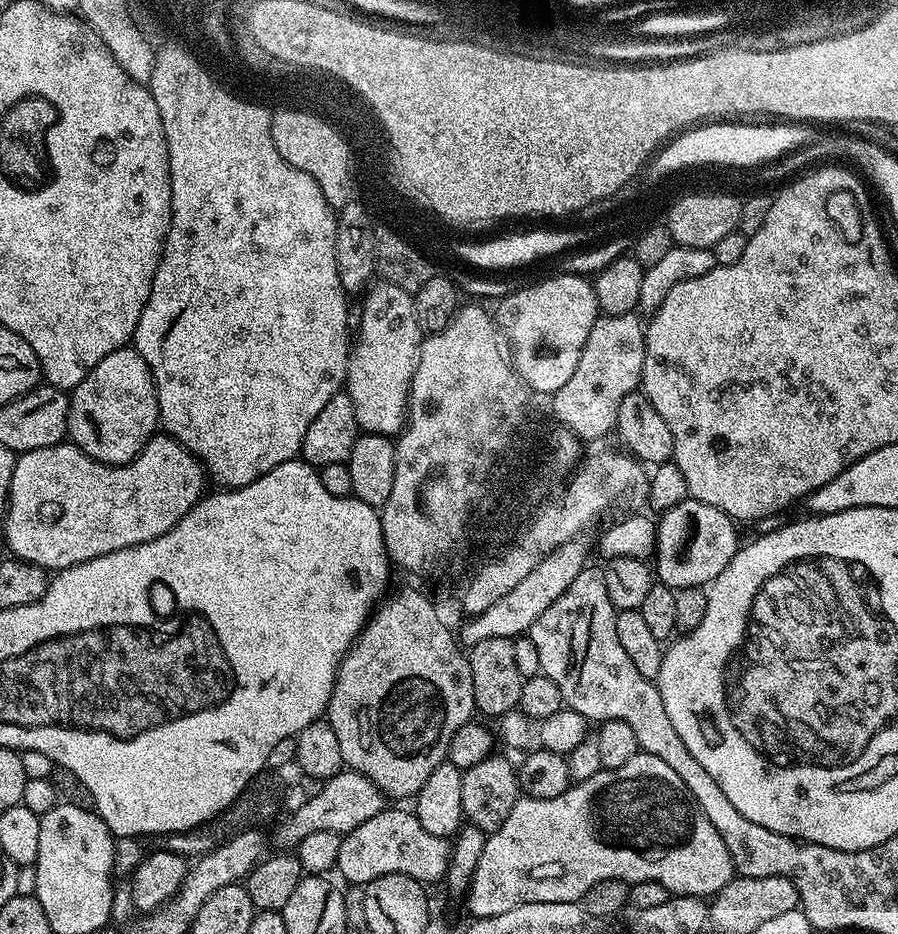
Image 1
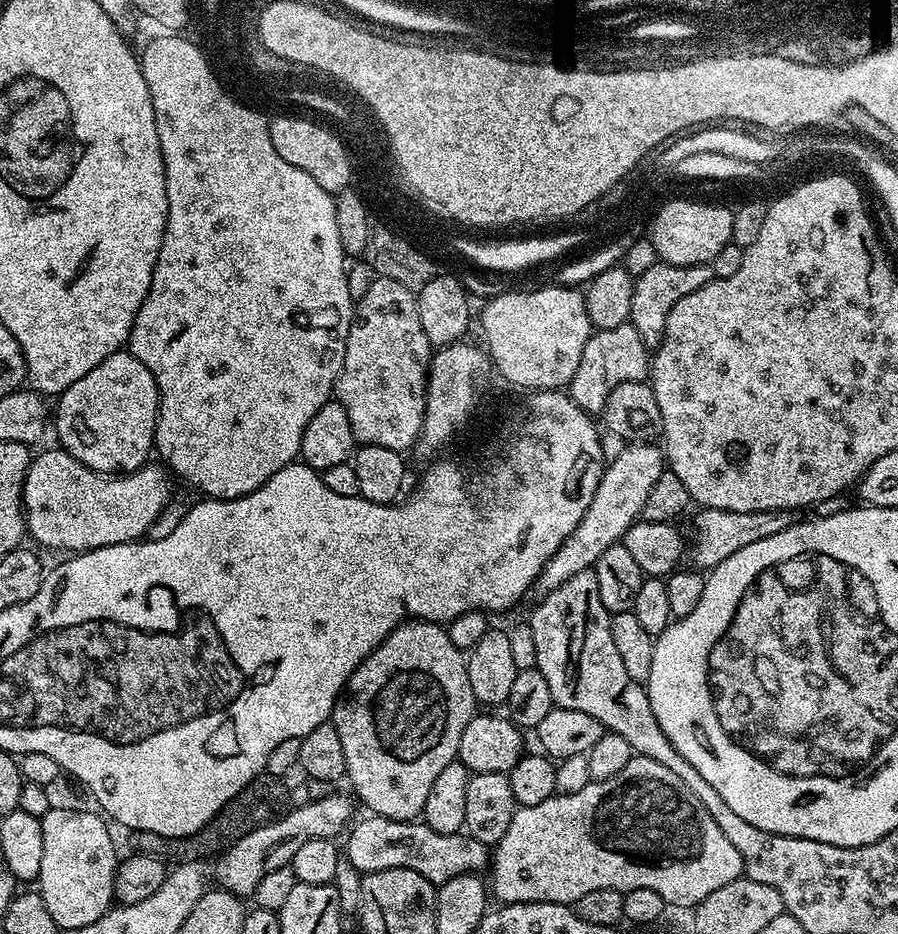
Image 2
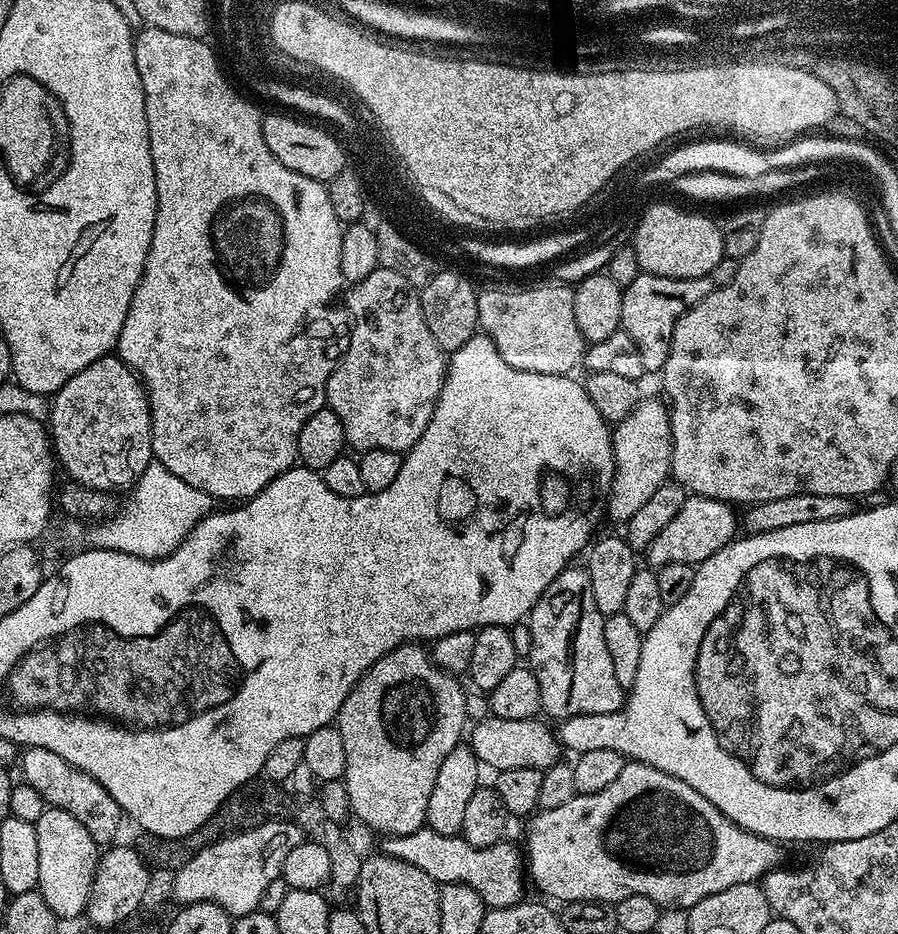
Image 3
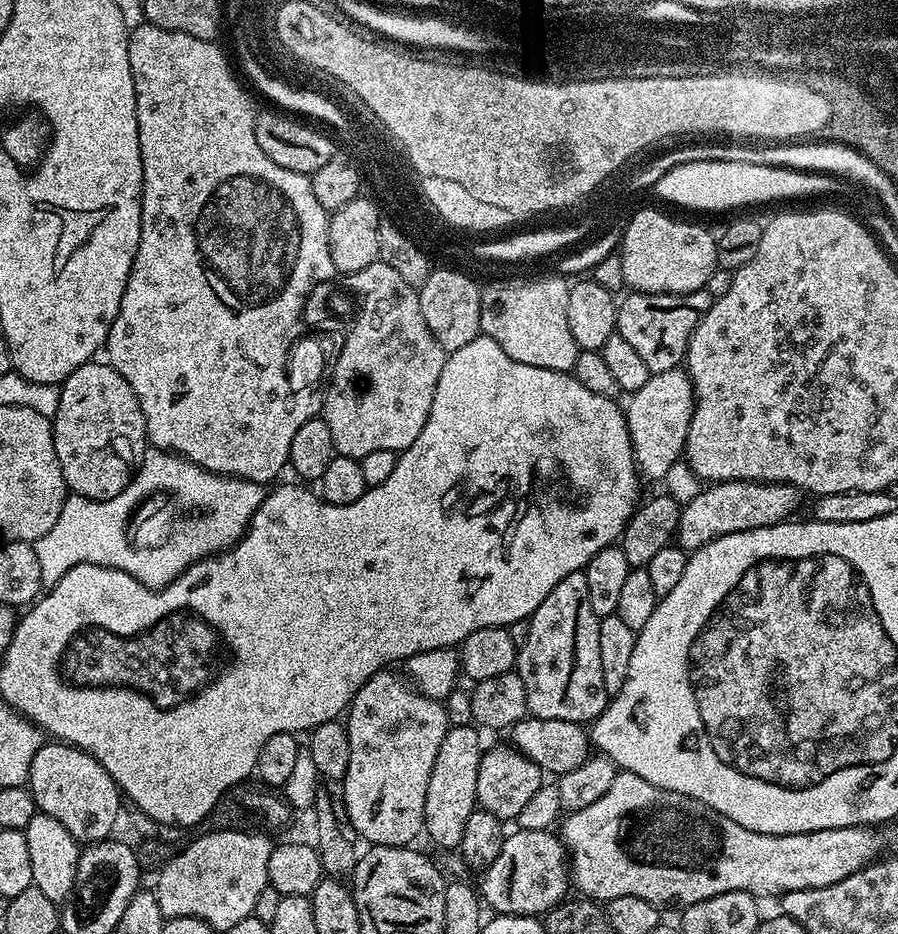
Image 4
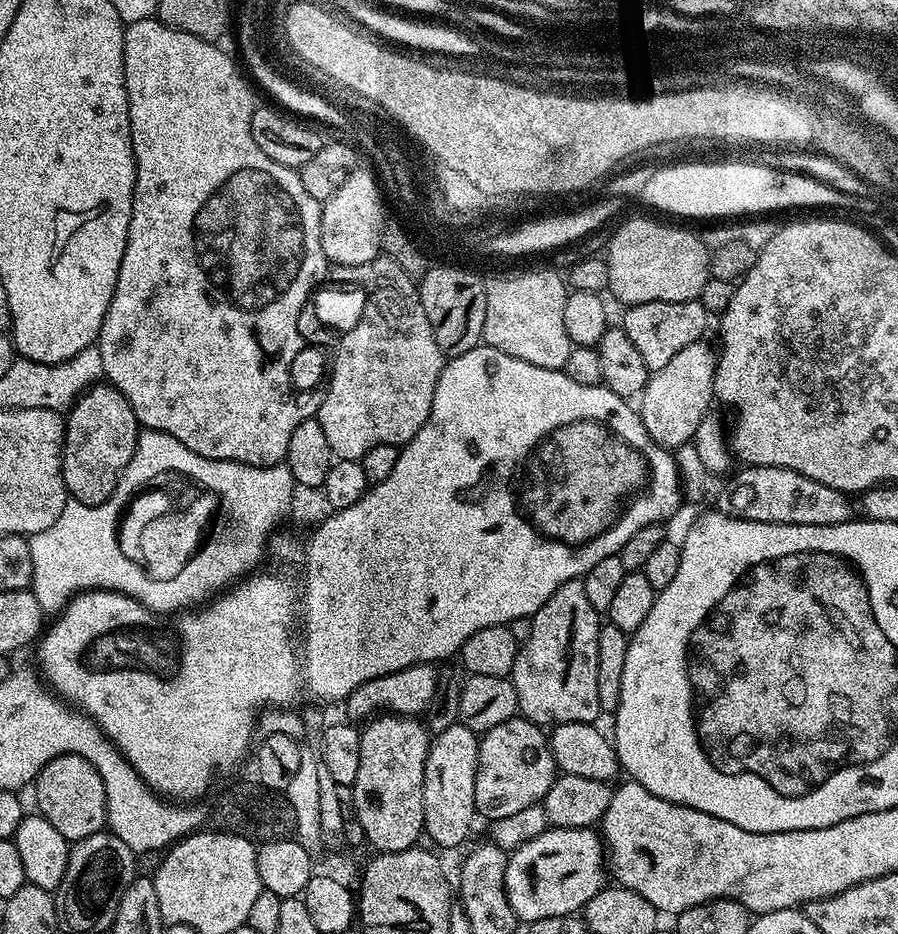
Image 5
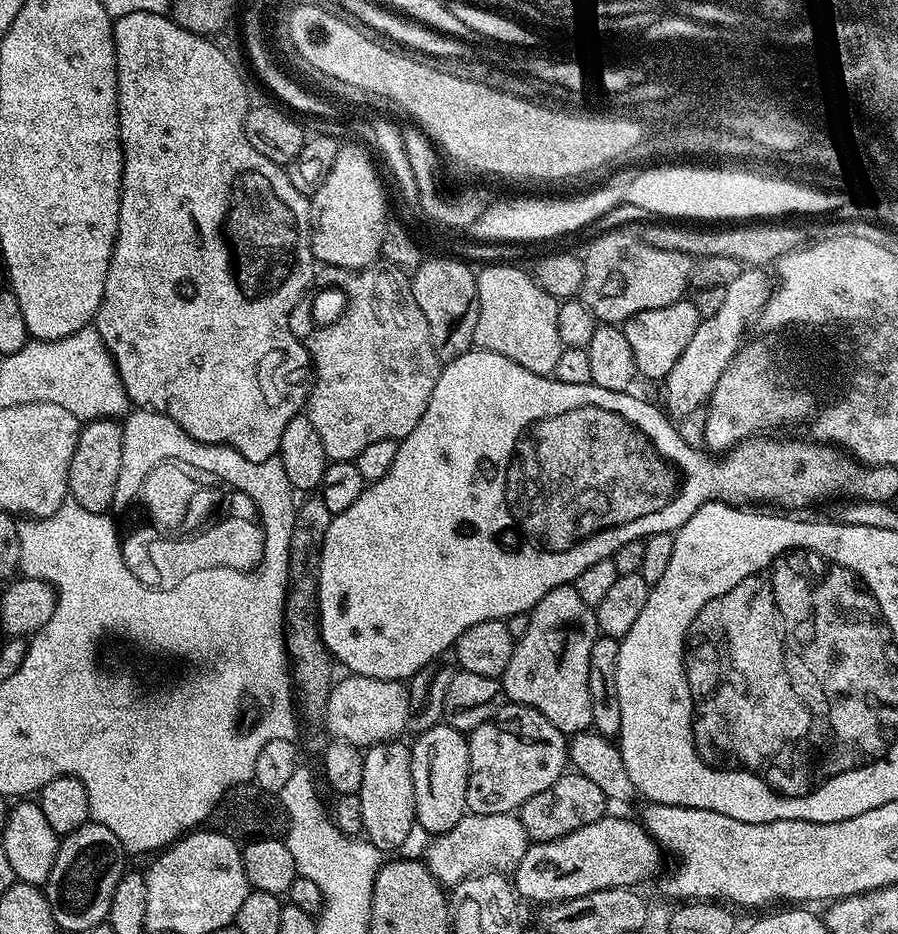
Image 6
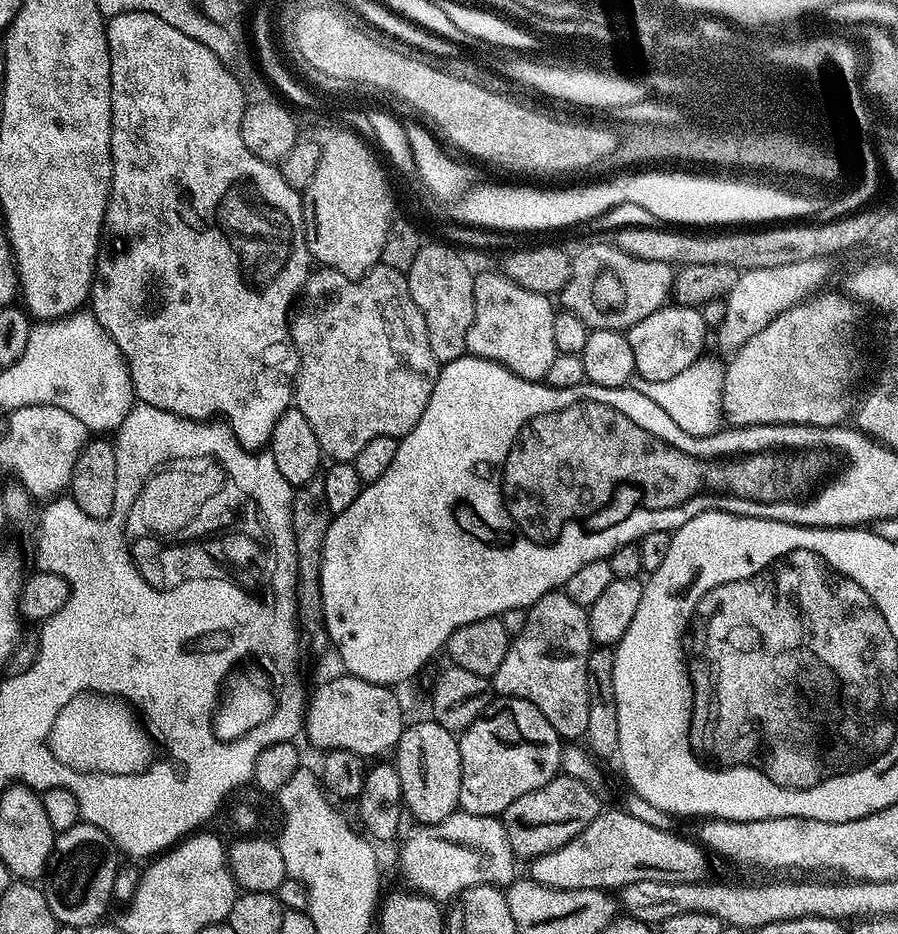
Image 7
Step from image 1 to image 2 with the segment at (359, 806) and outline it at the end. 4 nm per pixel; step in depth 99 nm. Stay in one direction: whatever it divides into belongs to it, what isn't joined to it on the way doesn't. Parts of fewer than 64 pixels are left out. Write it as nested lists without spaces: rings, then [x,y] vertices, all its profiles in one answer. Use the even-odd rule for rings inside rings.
[[[336,790],[332,796],[321,801],[311,800],[308,805],[301,808],[285,811],[272,823],[263,824],[260,828],[239,837],[233,843],[236,845],[217,862],[216,872],[214,868],[215,883],[219,887],[225,888],[227,892],[232,892],[241,898],[251,897],[258,882],[262,878],[266,878],[266,874],[270,874],[270,870],[289,867],[294,853],[306,842],[310,842],[314,838],[331,840],[339,837],[339,832],[343,833],[346,825],[353,819],[352,804],[354,805],[353,797],[351,795],[343,796],[341,792]]]

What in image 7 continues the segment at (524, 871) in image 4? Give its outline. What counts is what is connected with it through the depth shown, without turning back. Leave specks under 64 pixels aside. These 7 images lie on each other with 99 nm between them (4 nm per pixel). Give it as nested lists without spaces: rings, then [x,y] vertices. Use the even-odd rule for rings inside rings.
[[[604,810],[582,830],[582,834],[570,838],[566,846],[531,861],[530,876],[542,886],[562,890],[619,890],[634,882],[698,882],[705,879],[709,875],[709,853],[695,839],[687,840],[680,835],[679,831],[657,830],[634,818],[627,810]]]

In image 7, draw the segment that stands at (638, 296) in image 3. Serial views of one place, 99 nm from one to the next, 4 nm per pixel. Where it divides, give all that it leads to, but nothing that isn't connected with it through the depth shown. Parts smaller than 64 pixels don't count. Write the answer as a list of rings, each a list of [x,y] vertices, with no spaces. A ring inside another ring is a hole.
[[[672,302],[654,310],[654,314],[646,314],[646,318],[629,328],[626,335],[630,350],[634,350],[635,375],[650,382],[666,382],[666,378],[682,374],[686,366],[705,355],[704,343],[710,340],[710,327],[704,321],[700,308],[688,308],[685,304]]]

